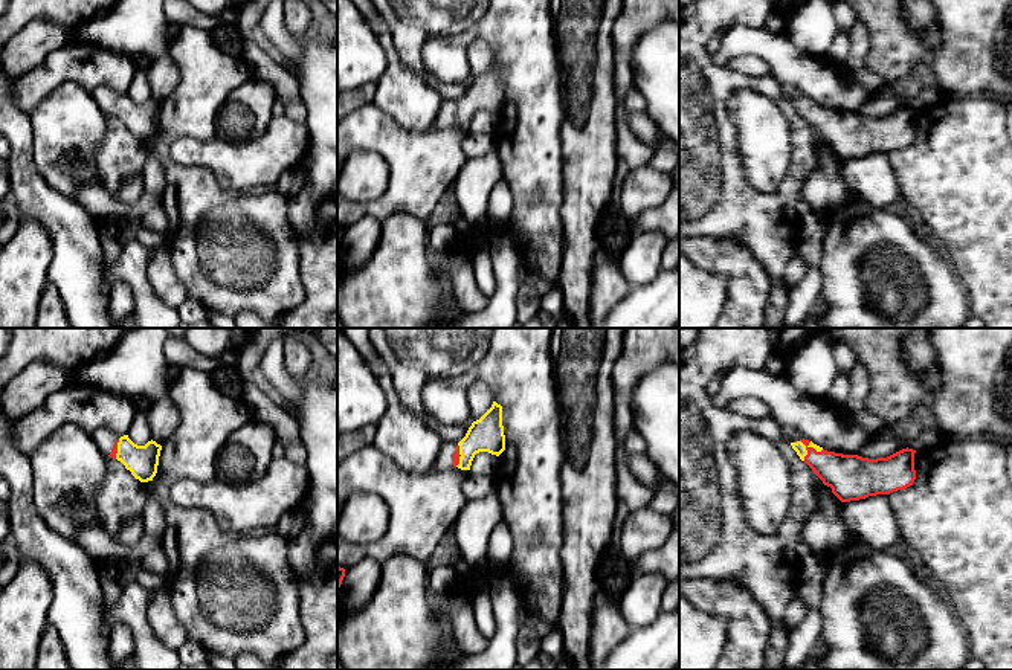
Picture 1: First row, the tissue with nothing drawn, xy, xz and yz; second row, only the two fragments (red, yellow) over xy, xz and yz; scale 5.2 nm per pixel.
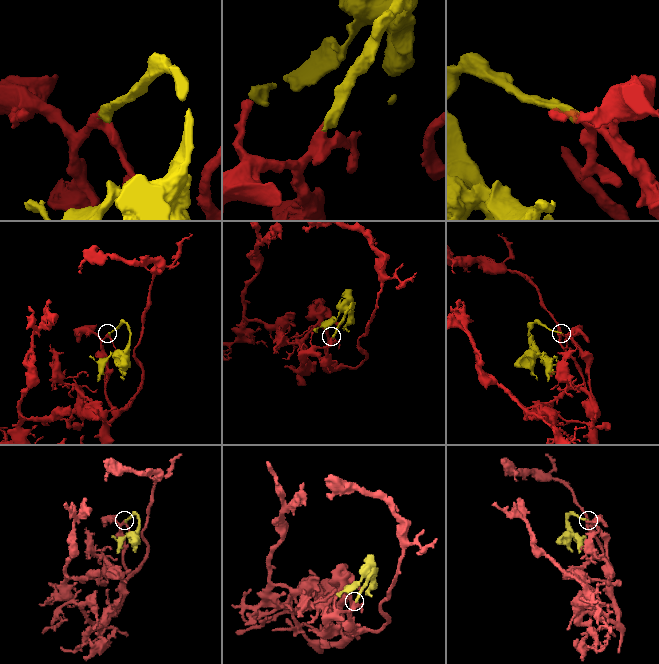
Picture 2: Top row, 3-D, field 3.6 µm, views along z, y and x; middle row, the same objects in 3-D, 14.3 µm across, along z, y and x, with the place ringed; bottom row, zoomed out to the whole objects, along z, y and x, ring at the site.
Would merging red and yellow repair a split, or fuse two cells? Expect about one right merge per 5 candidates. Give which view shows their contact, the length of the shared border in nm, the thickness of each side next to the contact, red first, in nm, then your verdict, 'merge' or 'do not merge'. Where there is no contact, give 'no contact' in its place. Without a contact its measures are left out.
contact in yz; length 140 nm; calibres 240 and 60 nm; merge

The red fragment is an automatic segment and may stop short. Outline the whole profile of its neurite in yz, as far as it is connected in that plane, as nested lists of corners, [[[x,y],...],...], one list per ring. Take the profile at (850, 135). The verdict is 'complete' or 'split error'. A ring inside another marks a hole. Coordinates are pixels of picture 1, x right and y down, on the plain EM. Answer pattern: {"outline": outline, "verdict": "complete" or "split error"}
{"outline": [[[804,96],[791,104],[841,160],[890,153],[913,143],[916,137],[916,108],[908,105],[887,116],[869,118],[827,110]]], "verdict": "split error"}

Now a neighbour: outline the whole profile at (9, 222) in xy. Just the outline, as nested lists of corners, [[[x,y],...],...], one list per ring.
[[[0,201],[0,247],[5,246],[17,234],[18,226],[20,226],[20,215],[11,212]]]

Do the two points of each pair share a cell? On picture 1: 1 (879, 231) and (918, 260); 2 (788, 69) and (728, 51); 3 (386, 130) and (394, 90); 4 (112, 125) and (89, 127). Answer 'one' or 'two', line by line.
1: one
2: one
3: two
4: two

